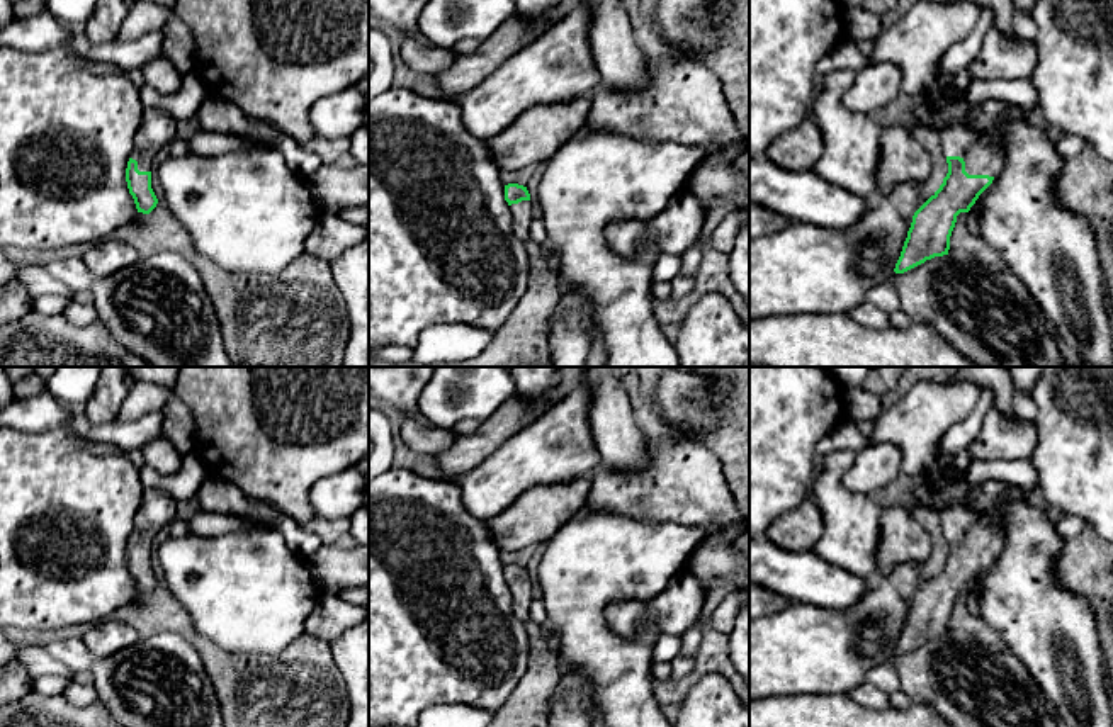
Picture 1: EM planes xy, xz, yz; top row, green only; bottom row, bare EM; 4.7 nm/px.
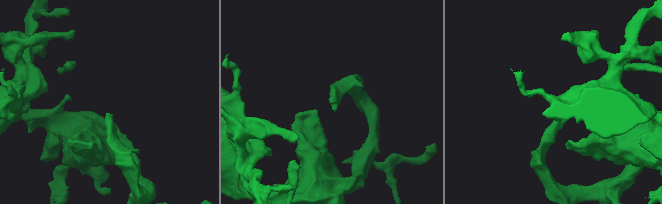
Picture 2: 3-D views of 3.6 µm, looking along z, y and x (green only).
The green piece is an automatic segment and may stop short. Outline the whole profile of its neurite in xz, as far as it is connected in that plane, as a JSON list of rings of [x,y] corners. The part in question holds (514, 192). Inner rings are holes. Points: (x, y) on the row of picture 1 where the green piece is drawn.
[[[518,183],[505,185],[505,200],[511,209],[511,228],[513,231],[528,243],[532,214],[532,200],[527,187]]]

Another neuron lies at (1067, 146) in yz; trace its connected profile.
[[[1074,134],[1055,136],[1055,149],[1057,153],[1069,160],[1079,155],[1086,148],[1086,143]]]

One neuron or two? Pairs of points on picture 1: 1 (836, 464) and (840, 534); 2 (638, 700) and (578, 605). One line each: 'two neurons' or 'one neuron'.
1: one neuron
2: one neuron

